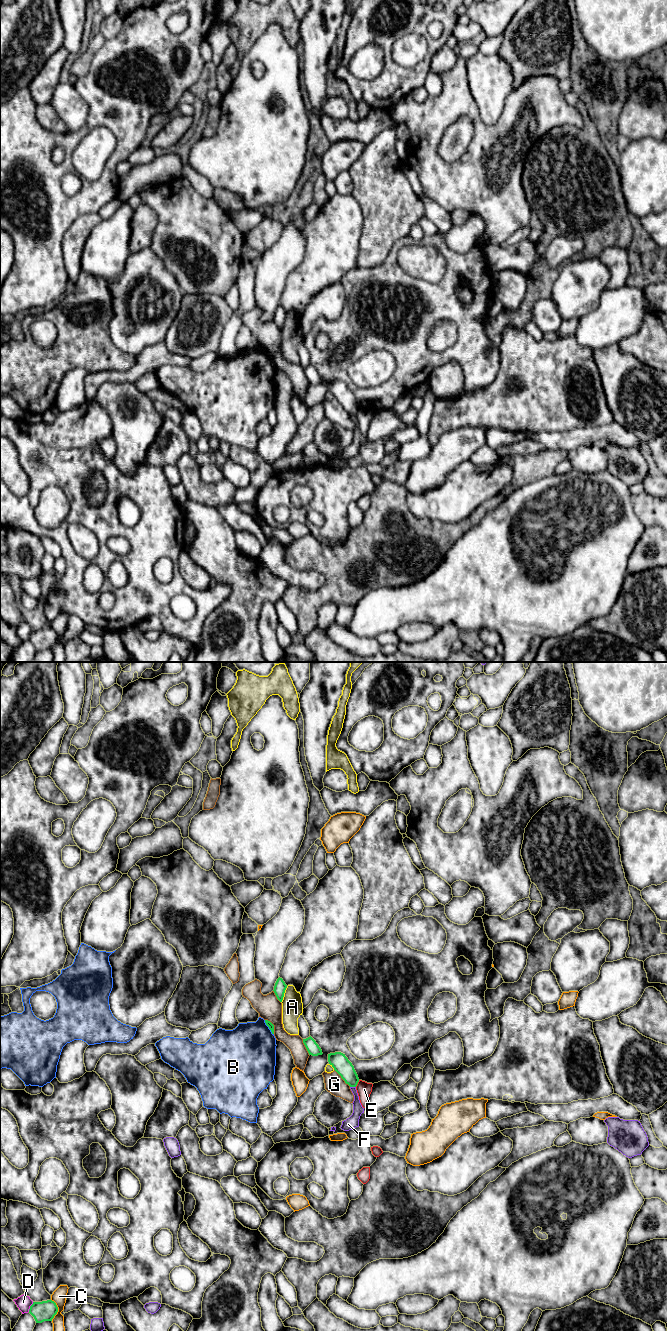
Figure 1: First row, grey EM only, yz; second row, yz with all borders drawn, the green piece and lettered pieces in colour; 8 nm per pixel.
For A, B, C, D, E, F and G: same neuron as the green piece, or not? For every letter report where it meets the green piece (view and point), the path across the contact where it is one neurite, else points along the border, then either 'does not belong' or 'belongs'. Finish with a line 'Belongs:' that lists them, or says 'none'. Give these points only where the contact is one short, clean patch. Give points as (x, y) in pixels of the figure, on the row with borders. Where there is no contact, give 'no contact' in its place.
A: contact yz (283, 994); does not belong
B: contact yz (268, 1026); does not belong
C: contact yz (57, 1310); does not belong
D: contact yz (30, 1307); does not belong
E: contact yz (357, 1083); border yz (359, 1080), (355, 1086); does not belong
F: contact yz (353, 1086); does not belong
G: contact yz (341, 1077); does not belong
Belongs: none

